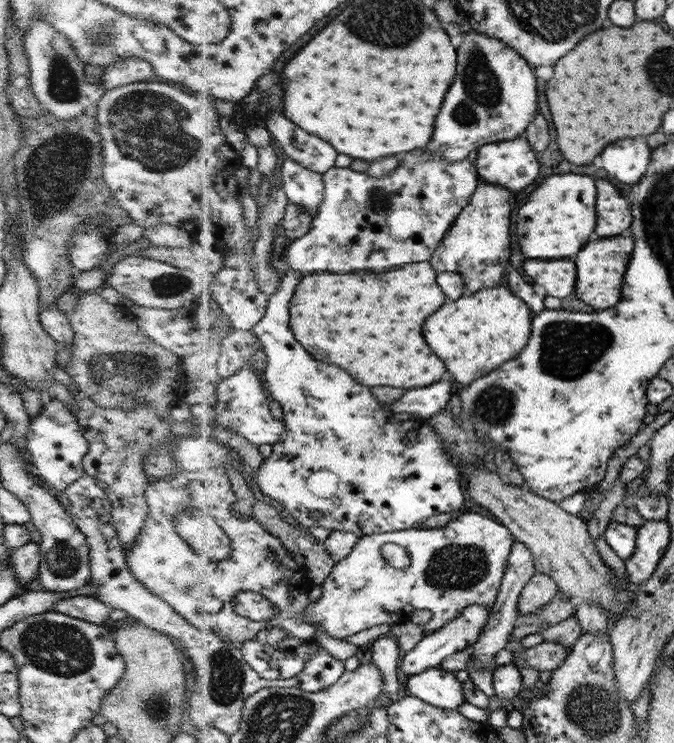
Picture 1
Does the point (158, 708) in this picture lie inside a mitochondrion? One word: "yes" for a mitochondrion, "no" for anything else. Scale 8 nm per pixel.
yes

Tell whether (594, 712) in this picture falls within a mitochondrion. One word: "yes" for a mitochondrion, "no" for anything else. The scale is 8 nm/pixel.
yes

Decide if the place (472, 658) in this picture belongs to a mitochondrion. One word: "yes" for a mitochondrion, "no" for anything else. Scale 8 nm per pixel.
no

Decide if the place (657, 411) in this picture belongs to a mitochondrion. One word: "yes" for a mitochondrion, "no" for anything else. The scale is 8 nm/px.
no

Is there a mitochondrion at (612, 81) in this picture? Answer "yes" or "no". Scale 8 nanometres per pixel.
no

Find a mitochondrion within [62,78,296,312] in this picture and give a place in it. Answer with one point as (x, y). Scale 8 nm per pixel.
(151, 129)

